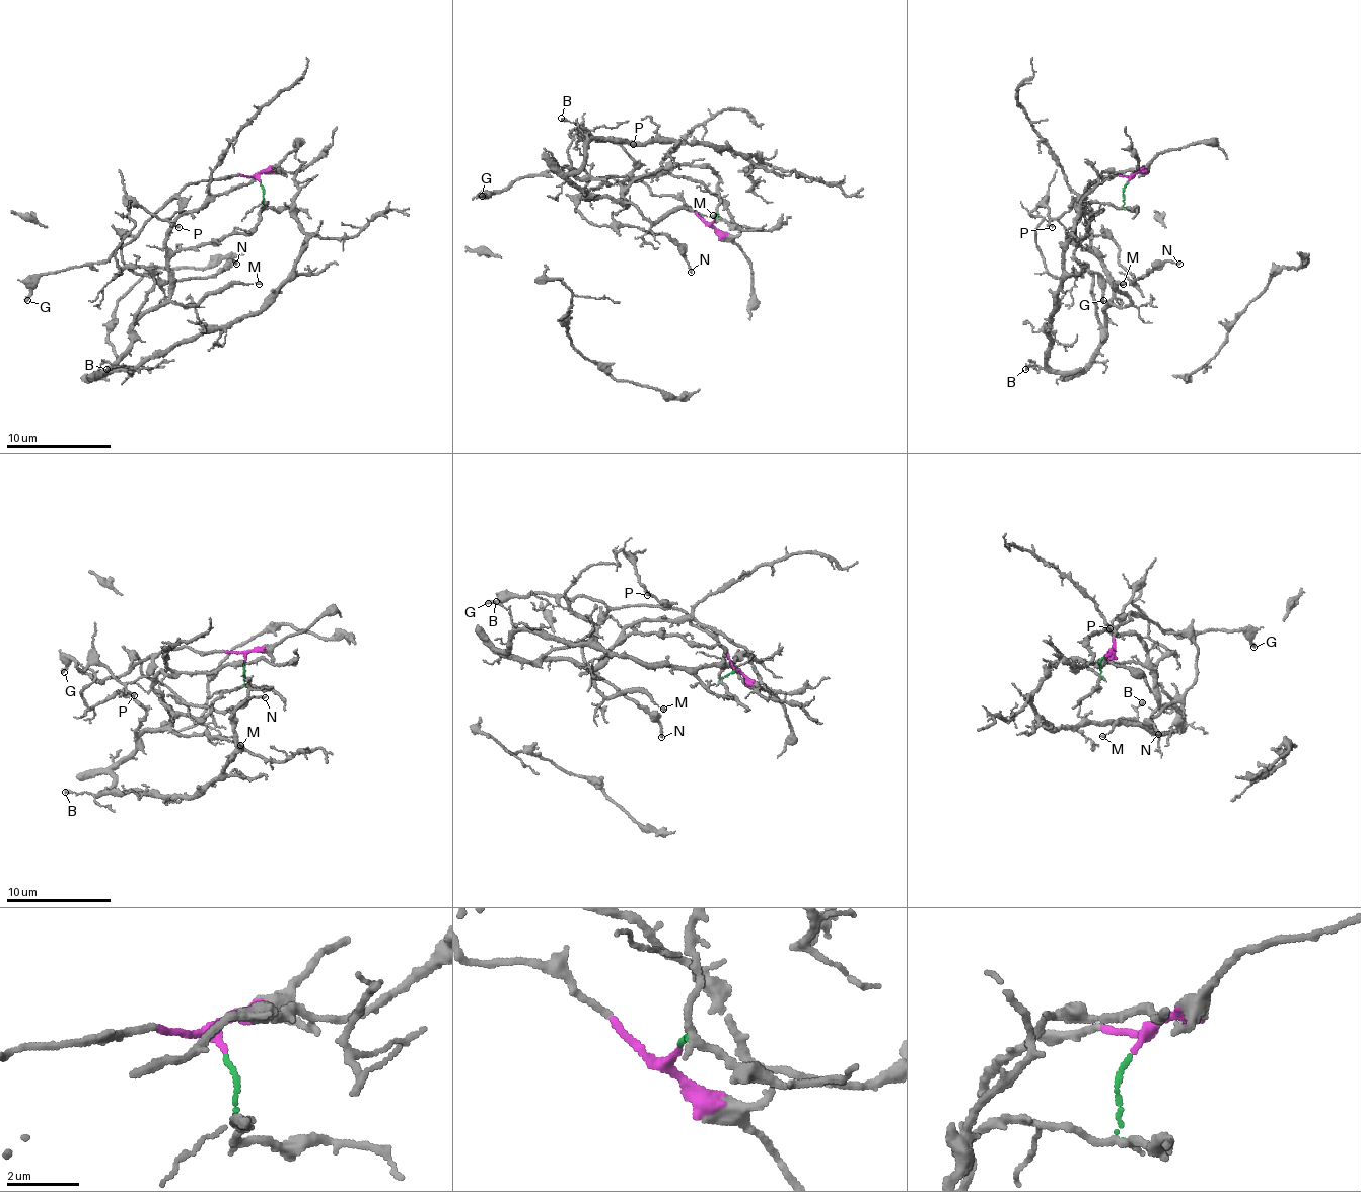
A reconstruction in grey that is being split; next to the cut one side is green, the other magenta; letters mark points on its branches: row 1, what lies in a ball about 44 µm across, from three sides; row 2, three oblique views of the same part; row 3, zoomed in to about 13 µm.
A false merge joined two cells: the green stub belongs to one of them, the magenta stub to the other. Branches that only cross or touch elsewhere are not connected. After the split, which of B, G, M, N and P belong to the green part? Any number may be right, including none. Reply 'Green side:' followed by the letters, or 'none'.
Green side: B, M

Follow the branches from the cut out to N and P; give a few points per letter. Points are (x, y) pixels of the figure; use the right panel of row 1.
N: (1127, 180), (1130, 178), (1108, 175), (1085, 192), (1085, 230), (1117, 246), (1133, 280), (1166, 262), (1179, 265)
P: (1127, 180), (1130, 178), (1108, 175), (1090, 185), (1070, 210), (1052, 220), (1052, 228)

